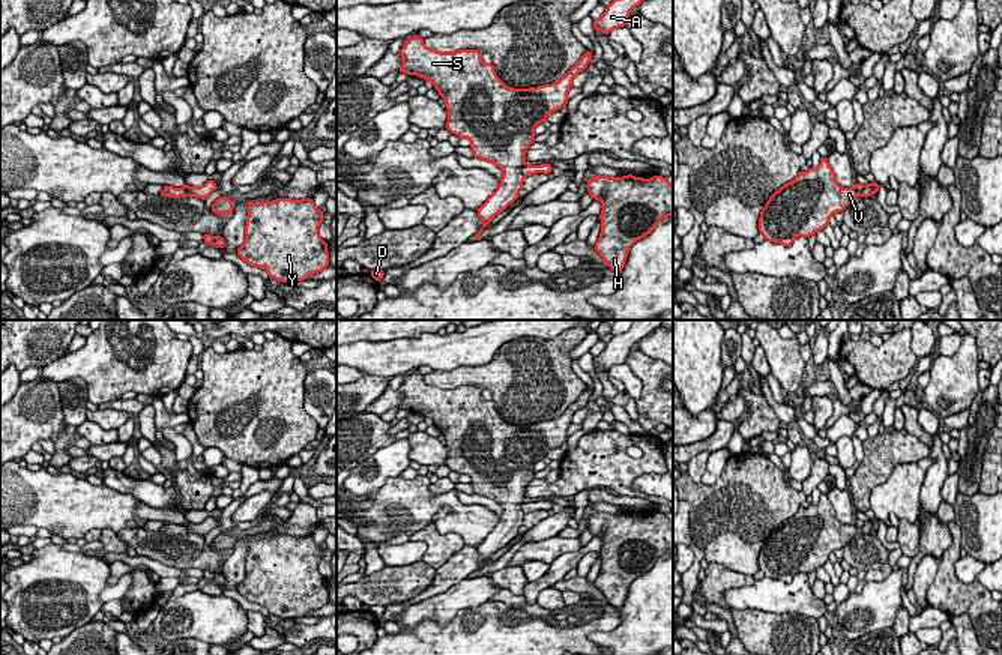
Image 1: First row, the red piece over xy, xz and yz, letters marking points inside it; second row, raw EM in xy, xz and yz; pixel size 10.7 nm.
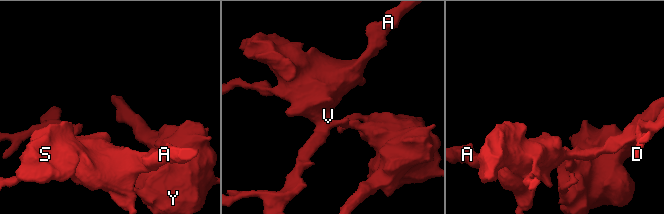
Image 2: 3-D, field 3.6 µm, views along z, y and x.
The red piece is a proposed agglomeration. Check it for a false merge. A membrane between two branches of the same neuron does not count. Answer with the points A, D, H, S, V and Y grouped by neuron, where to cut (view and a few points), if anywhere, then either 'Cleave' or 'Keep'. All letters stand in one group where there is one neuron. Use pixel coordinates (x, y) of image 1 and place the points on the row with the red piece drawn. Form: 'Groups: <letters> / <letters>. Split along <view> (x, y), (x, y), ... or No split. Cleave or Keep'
Groups: A D S V / H Y. Split along xz (526, 162), (522, 167), (523, 176). Cleave

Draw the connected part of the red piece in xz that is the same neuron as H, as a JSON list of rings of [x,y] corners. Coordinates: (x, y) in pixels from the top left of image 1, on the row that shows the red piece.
[[[598,174],[589,177],[586,189],[602,203],[601,233],[593,248],[614,272],[622,272],[637,240],[650,234],[662,218],[673,216],[673,183],[664,176]]]

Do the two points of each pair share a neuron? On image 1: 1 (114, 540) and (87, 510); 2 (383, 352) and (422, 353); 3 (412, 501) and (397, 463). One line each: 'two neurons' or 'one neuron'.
1: two neurons
2: one neuron
3: two neurons

